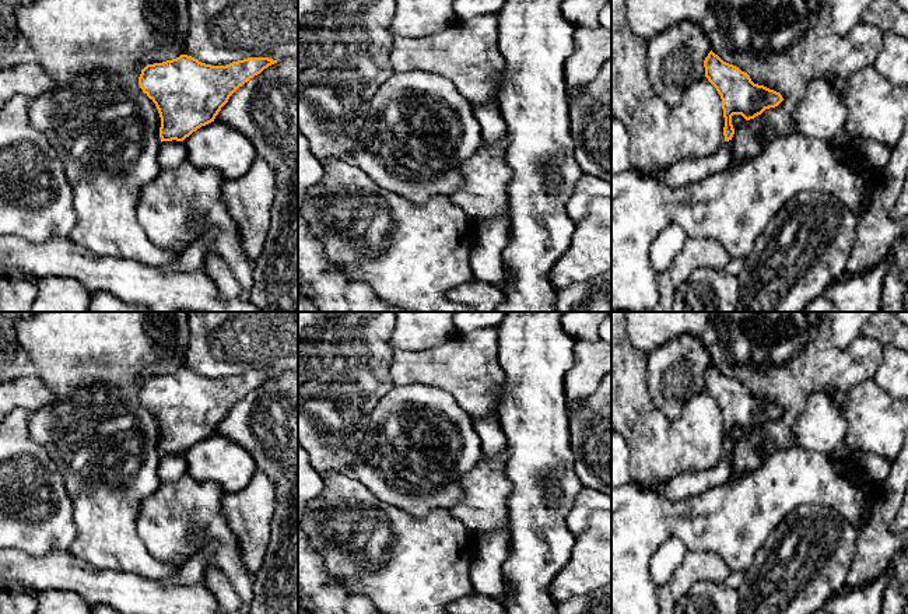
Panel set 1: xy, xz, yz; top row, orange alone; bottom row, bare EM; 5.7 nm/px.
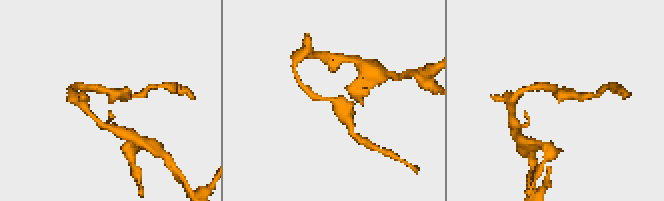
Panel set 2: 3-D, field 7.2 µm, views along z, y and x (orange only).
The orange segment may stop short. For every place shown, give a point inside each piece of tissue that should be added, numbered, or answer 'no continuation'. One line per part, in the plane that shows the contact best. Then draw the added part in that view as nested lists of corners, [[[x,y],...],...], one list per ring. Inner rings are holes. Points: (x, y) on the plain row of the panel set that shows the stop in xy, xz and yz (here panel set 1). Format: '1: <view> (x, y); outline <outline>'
no continuation

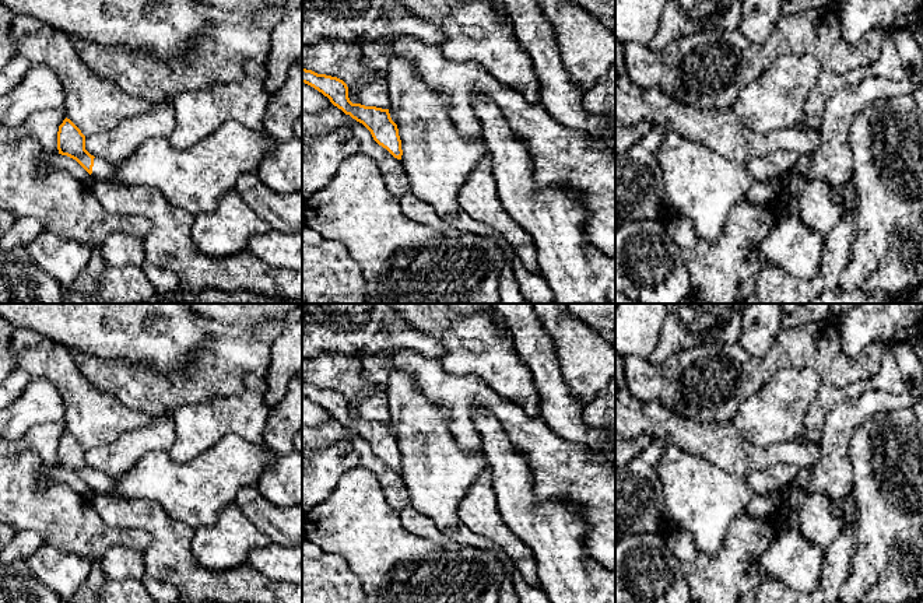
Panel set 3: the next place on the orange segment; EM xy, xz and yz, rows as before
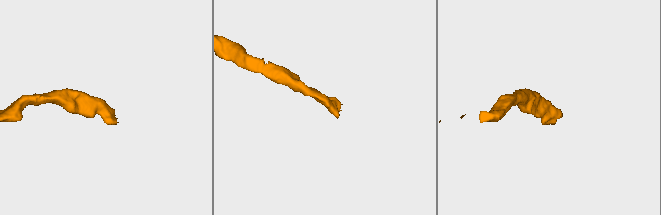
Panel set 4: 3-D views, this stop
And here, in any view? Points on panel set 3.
1: xy (102, 483); outline [[[95,470],[91,490],[94,494],[105,494],[113,497],[116,478]]]

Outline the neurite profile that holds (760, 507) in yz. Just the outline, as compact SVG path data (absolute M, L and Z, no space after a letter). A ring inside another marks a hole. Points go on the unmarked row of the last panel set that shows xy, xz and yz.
M755 494L754 498L745 505L744 515L748 515L751 518L771 518L775 516L778 512L782 511L785 506L783 495L775 494L762 497Z

